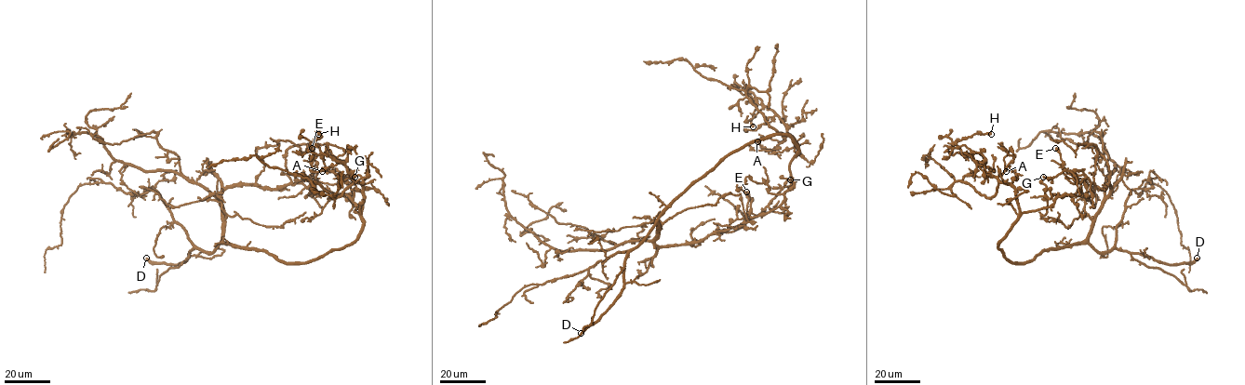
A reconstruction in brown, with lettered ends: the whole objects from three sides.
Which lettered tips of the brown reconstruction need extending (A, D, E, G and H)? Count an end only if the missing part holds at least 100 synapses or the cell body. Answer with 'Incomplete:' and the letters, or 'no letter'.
Incomplete: D

